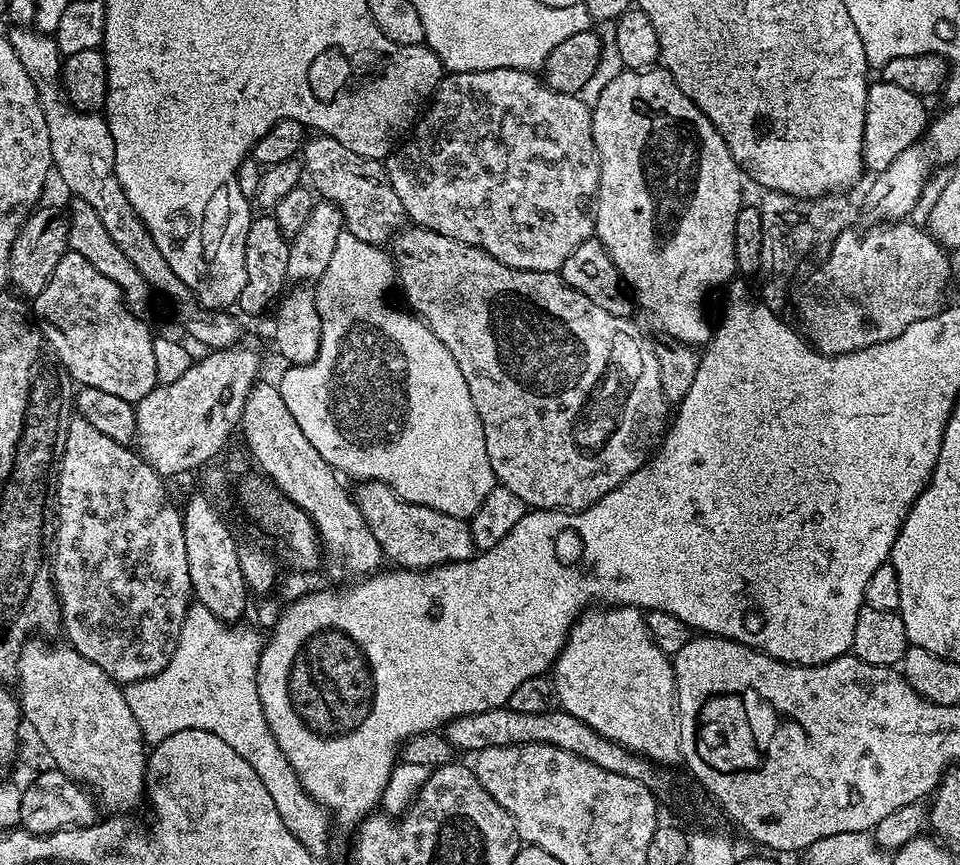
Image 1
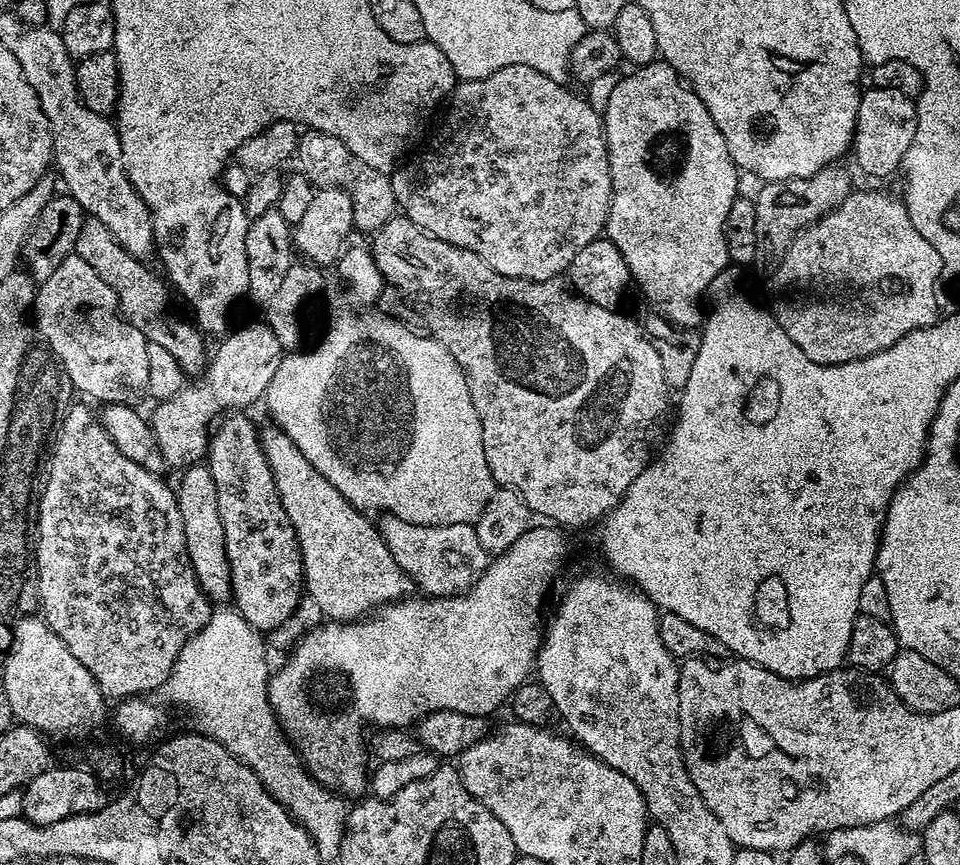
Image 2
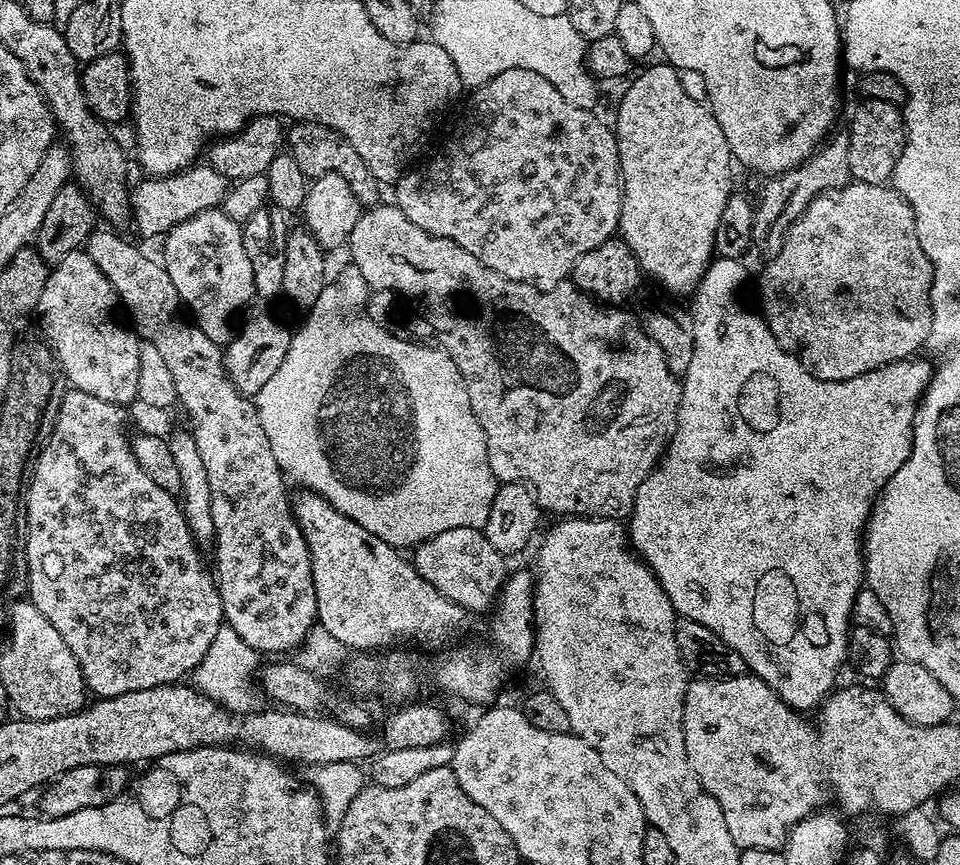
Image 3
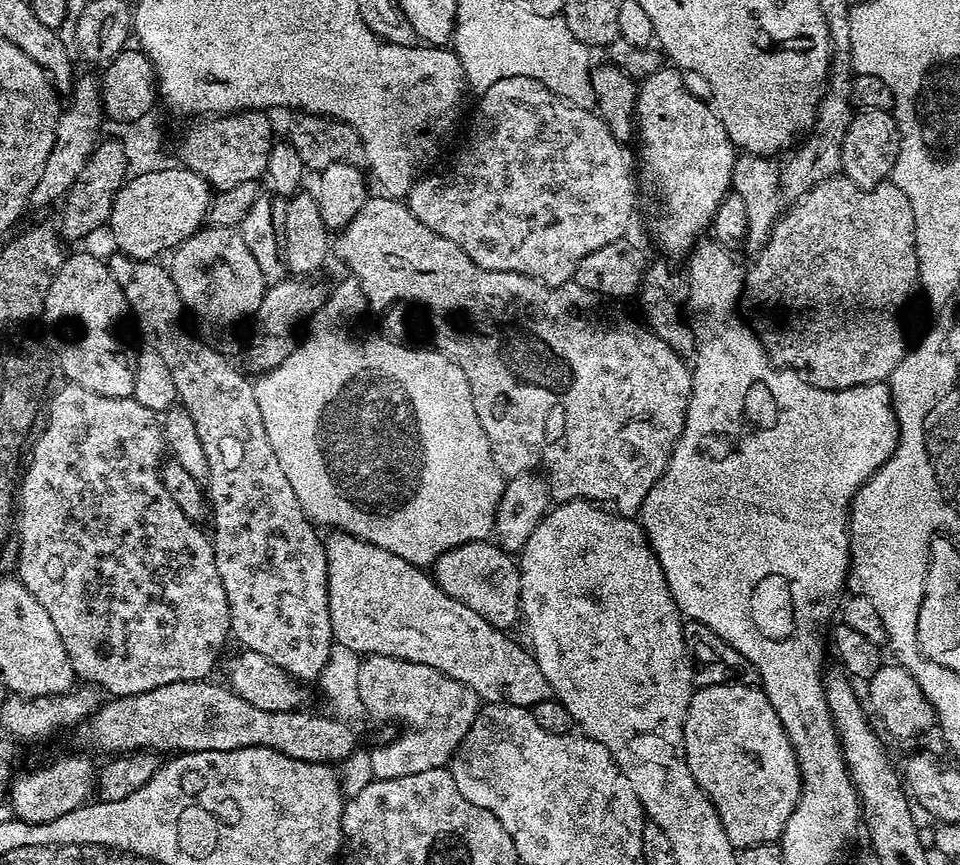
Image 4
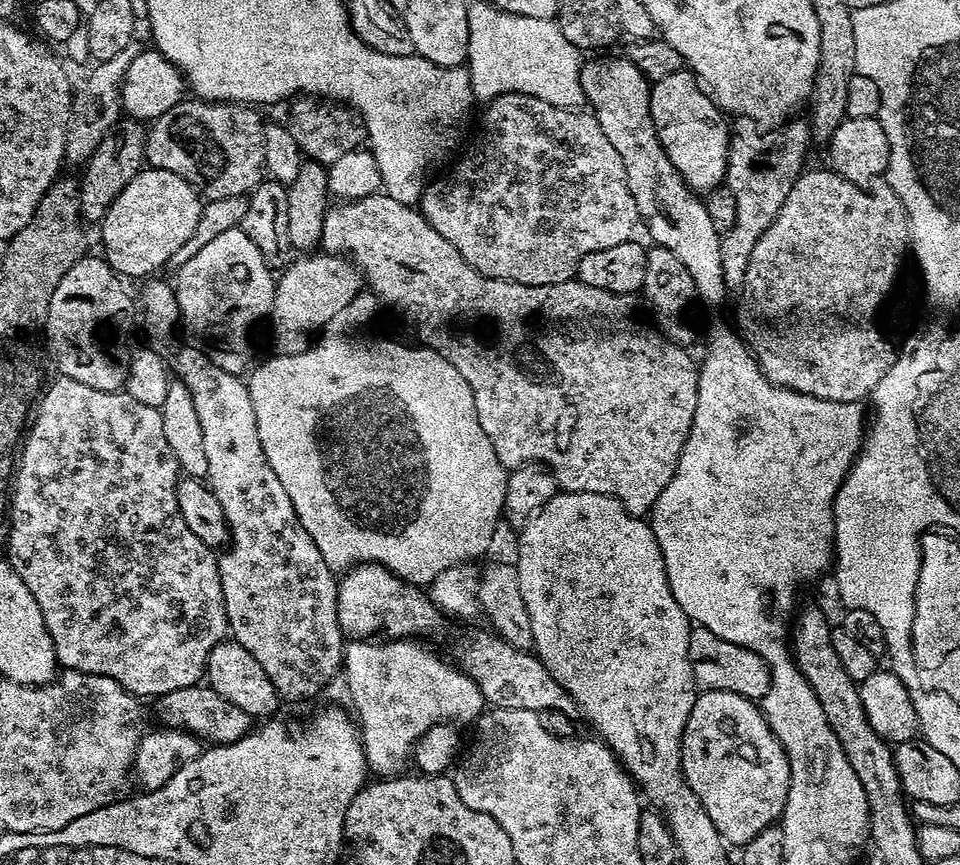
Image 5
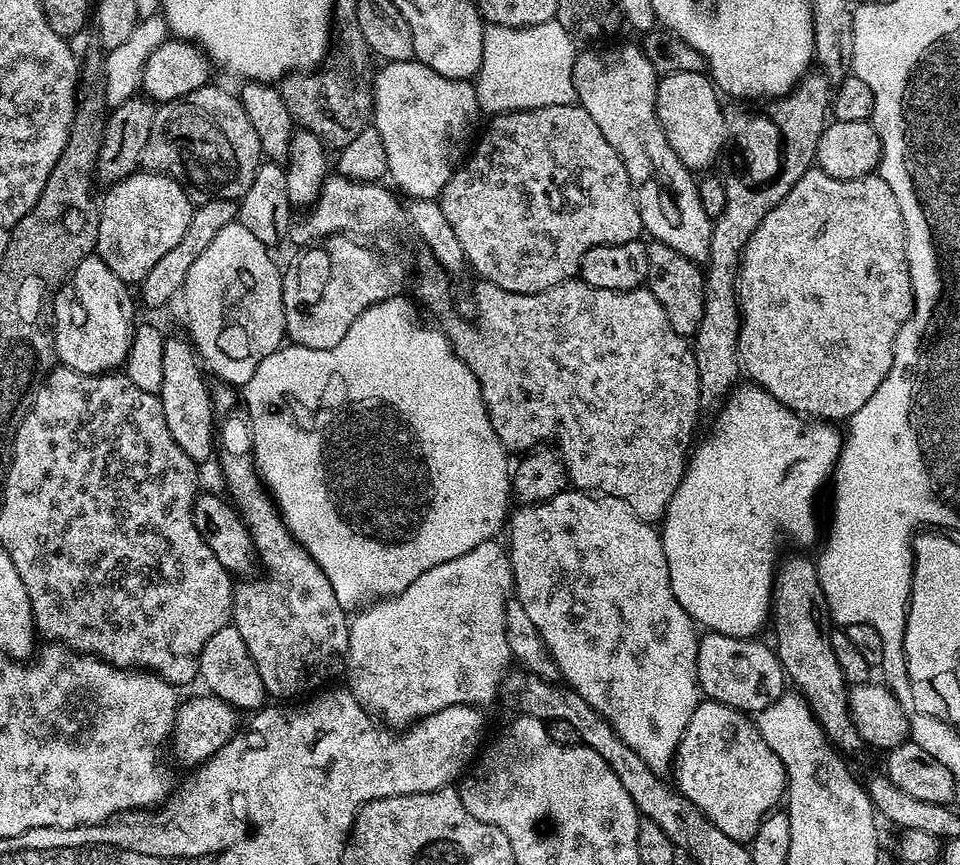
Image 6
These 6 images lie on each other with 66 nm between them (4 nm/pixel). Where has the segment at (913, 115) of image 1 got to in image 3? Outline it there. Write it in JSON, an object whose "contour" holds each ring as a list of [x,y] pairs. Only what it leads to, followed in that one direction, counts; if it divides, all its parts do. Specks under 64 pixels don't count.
{"contour":[[[865,99],[863,103],[852,116],[852,128],[847,129],[852,178],[861,184],[888,184],[898,166],[898,158],[904,153],[904,113],[885,100]]]}

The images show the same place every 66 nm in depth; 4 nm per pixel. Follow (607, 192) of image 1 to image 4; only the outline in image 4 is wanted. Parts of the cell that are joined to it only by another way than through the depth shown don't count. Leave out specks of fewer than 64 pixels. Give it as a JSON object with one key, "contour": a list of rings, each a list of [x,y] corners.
{"contour":[[[662,66],[654,74],[650,74],[645,80],[639,81],[636,90],[636,119],[634,121],[634,132],[640,136],[640,160],[638,156],[638,164],[644,167],[644,180],[648,184],[652,184],[654,191],[660,195],[660,217],[652,224],[652,236],[656,239],[656,244],[661,248],[663,255],[668,258],[672,256],[687,257],[688,253],[696,247],[698,238],[703,237],[709,231],[714,214],[718,210],[718,206],[722,202],[722,198],[732,187],[732,171],[734,170],[734,162],[736,161],[738,150],[730,142],[730,138],[726,134],[726,130],[722,126],[722,122],[718,118],[718,114],[713,110],[711,103],[707,99],[699,100],[690,89],[684,85],[685,77],[681,75],[675,67]]]}

